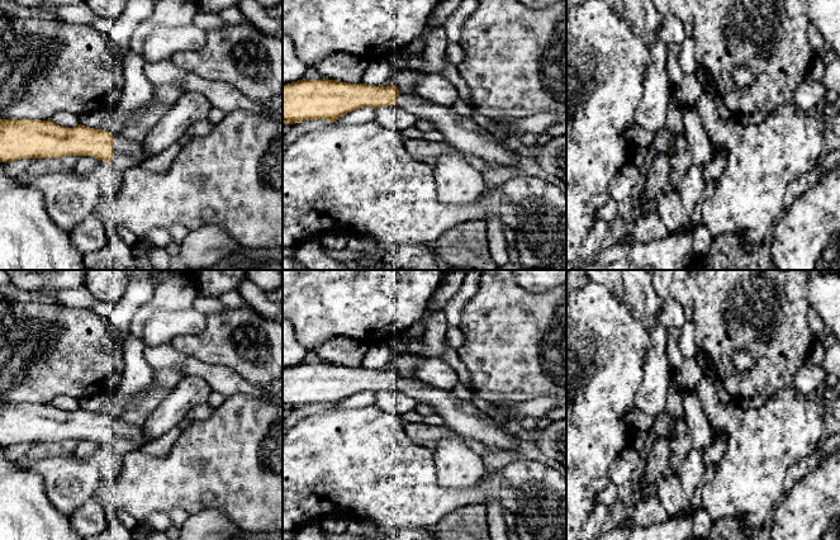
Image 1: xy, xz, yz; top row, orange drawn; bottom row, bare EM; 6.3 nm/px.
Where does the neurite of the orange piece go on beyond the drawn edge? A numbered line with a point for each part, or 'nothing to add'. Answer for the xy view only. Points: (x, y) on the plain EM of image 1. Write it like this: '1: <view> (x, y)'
1: xy (128, 437)

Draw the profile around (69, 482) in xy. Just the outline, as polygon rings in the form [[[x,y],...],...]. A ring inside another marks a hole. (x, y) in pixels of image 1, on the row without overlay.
[[[99,444],[94,455],[85,461],[76,455],[58,455],[25,466],[43,478],[47,497],[62,515],[70,517],[95,494],[101,473],[106,469],[106,454],[108,447]]]

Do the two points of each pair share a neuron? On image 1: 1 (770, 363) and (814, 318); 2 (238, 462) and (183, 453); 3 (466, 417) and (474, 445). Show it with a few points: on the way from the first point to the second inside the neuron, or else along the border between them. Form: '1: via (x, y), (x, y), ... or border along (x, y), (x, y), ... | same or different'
1: border along (808, 307), (807, 325), (812, 341) | different
2: via (224, 462), (210, 462), (207, 458), (197, 456) | same
3: border along (465, 437), (473, 437), (488, 446) | different

